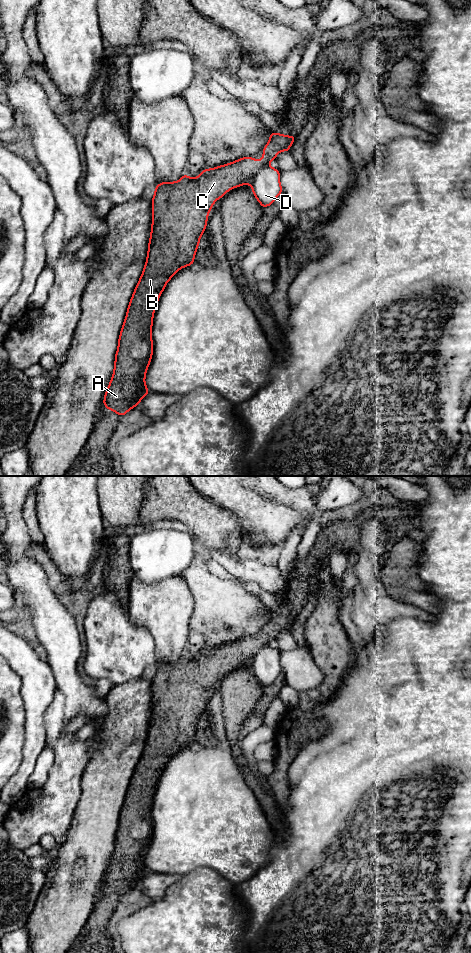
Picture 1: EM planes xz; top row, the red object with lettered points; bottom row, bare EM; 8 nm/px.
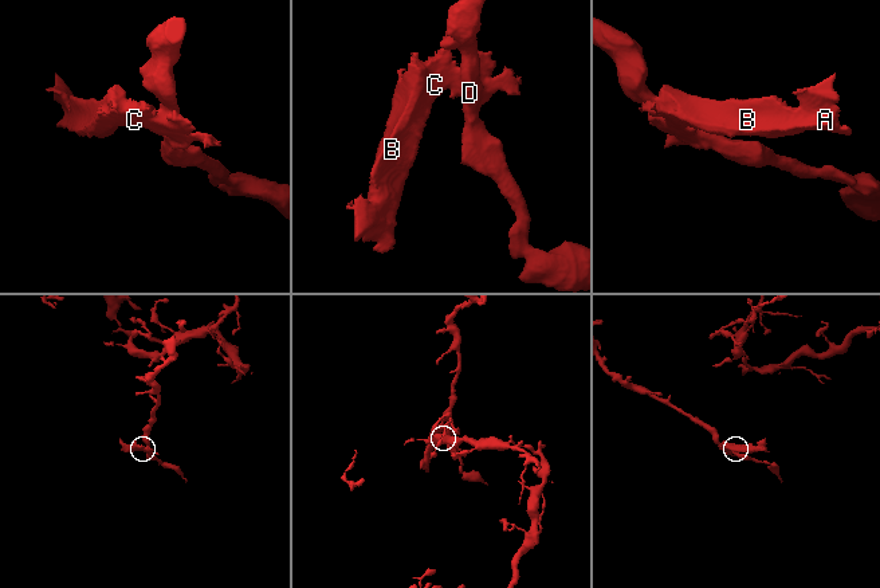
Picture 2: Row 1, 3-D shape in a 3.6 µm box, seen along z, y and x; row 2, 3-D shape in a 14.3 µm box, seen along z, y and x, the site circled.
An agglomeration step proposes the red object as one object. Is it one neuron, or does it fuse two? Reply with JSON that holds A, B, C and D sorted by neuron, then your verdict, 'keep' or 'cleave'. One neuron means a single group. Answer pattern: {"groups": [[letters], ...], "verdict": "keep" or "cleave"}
{"groups": [["A", "B", "C"], ["D"]], "verdict": "cleave"}

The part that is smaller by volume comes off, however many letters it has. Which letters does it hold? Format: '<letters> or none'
A, B, C

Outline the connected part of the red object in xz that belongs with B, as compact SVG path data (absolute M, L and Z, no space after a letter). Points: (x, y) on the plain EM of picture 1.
M272 612L269 622L263 628L260 642L256 638L244 637L212 649L204 649L196 658L189 658L186 653L177 662L161 662L155 666L147 739L120 812L114 852L103 881L103 886L108 890L122 897L133 887L138 886L141 879L150 872L145 865L145 855L153 833L151 809L156 785L167 762L179 749L194 744L199 720L206 709L208 694L215 681L221 679L232 668L244 664L251 665L256 653L276 639L279 632L289 632L295 618L296 615L286 616Z

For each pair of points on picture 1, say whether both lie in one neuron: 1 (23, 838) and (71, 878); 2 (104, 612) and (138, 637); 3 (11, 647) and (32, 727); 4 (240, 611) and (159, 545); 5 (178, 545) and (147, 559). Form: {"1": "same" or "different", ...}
{"1": "different", "2": "same", "3": "same", "4": "different", "5": "same"}

